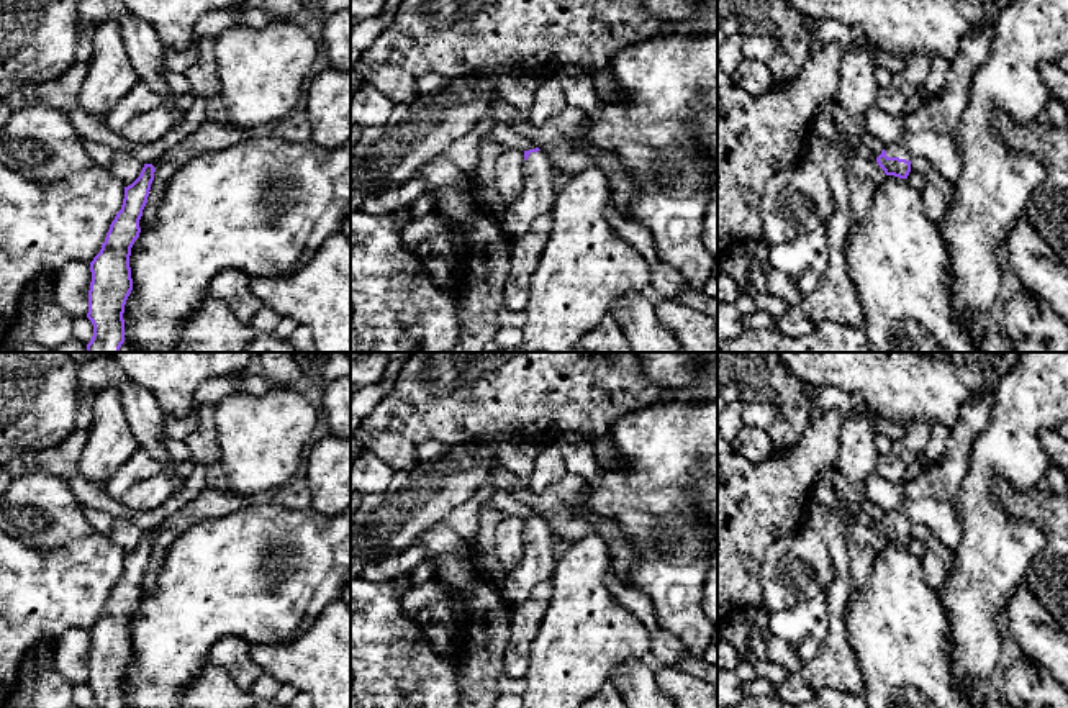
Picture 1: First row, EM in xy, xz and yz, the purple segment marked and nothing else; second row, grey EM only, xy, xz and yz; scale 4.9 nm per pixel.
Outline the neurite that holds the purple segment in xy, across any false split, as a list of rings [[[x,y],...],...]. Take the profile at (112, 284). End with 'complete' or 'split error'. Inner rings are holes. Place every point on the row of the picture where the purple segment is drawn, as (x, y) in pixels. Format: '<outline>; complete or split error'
[[[144,164],[139,177],[124,187],[121,210],[111,221],[100,252],[90,262],[87,318],[93,324],[93,336],[85,352],[120,352],[124,343],[123,313],[133,290],[129,256],[141,233],[139,220],[147,203],[154,172],[152,164]]]; complete

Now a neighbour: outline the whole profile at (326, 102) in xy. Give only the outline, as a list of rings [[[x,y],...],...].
[[[319,66],[306,85],[301,107],[313,143],[336,149],[351,141],[351,72]]]

